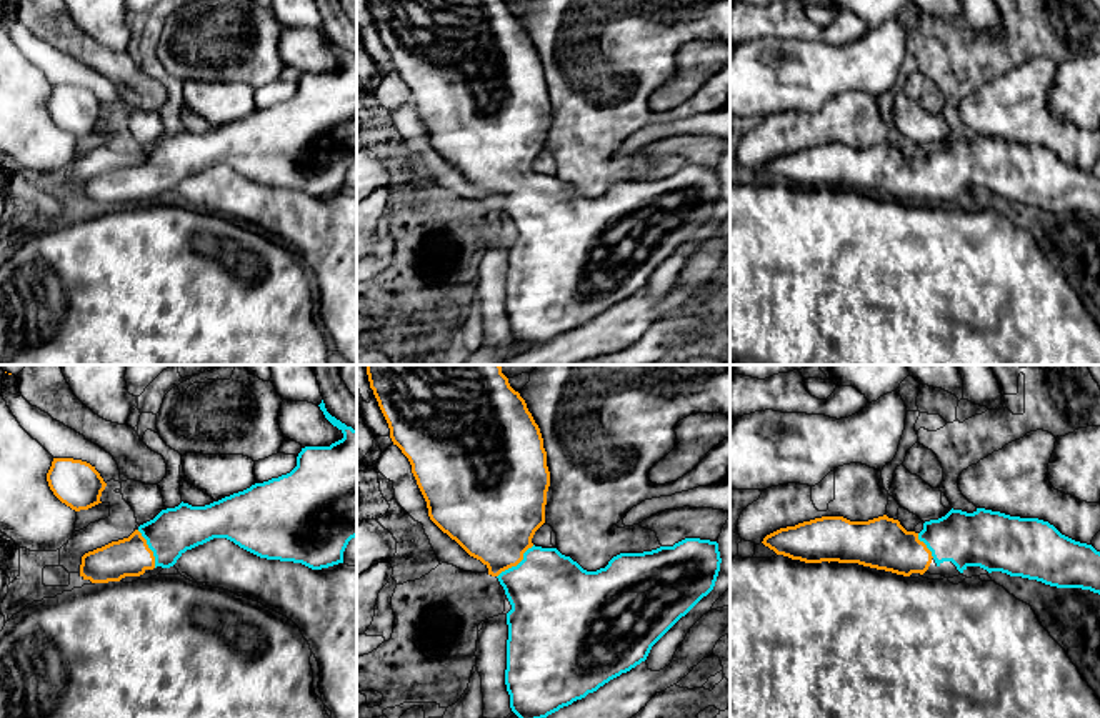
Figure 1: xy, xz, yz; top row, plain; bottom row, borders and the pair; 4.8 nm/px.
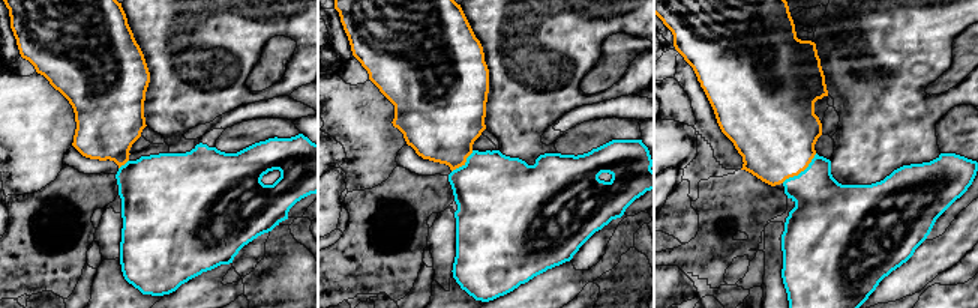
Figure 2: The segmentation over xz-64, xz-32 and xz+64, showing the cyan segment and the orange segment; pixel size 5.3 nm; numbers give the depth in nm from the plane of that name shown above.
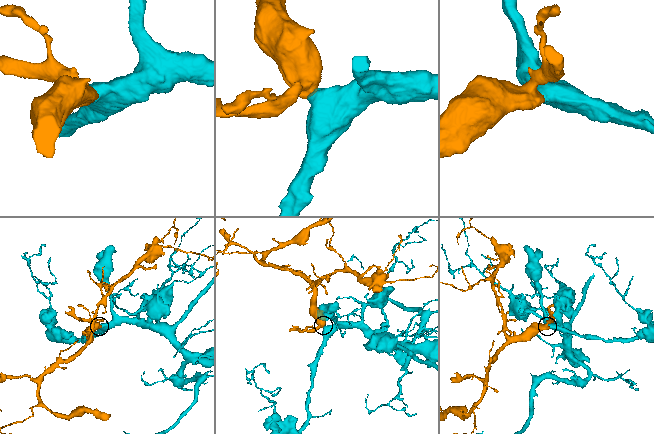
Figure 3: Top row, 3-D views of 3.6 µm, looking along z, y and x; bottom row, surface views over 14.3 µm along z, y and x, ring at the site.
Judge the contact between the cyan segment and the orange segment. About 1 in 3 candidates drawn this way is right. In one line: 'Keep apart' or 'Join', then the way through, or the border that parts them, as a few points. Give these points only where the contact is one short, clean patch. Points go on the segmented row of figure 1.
Join. Path across: xz (554, 600), (519, 563), (509, 553), (494, 518)

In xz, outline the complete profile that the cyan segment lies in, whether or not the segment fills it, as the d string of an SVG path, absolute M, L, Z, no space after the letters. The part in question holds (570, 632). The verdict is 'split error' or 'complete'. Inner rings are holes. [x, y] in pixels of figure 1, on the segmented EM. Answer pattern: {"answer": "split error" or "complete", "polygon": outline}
{"answer": "split error", "polygon": "M365 365L370 388L388 423L390 438L412 465L430 520L470 556L497 576L512 605L507 613L505 685L518 718L547 718L597 691L610 680L647 660L652 646L703 596L720 571L718 543L685 538L673 546L620 553L605 568L583 570L557 548L532 543L545 523L550 471L538 425L500 365Z"}

